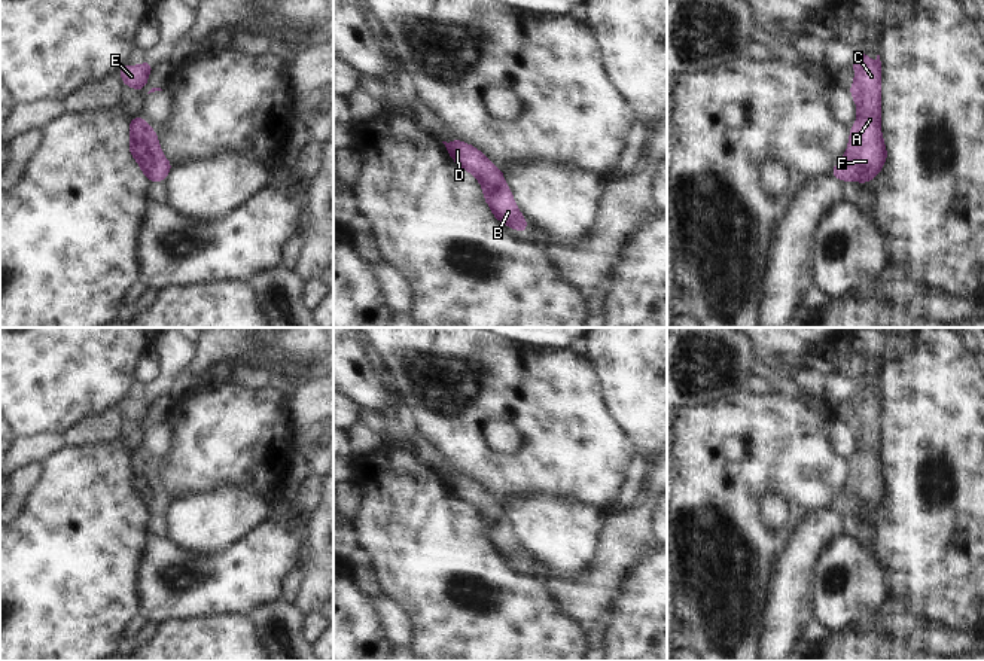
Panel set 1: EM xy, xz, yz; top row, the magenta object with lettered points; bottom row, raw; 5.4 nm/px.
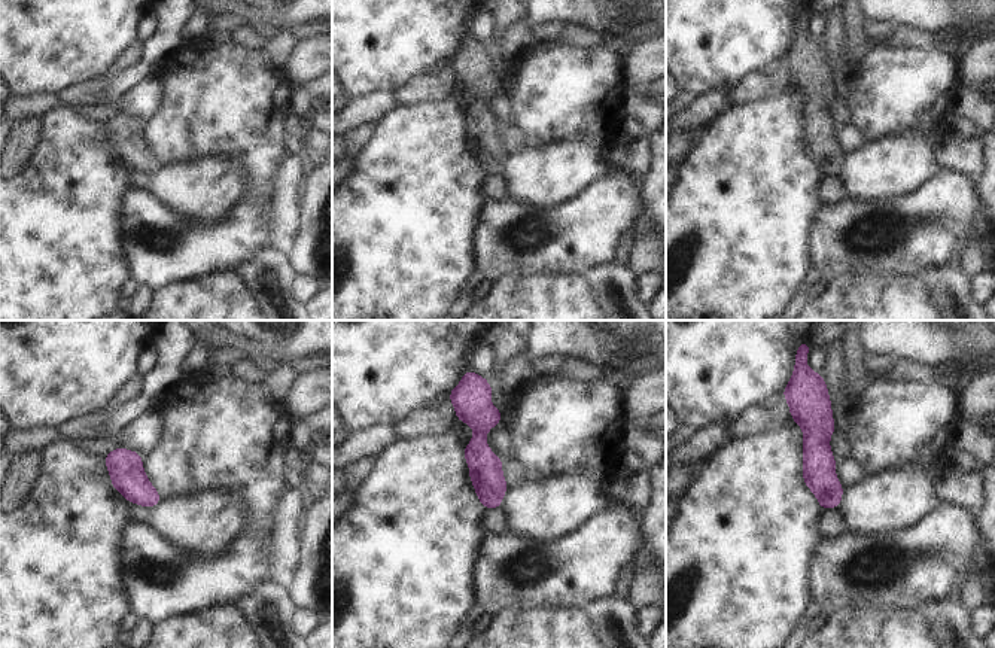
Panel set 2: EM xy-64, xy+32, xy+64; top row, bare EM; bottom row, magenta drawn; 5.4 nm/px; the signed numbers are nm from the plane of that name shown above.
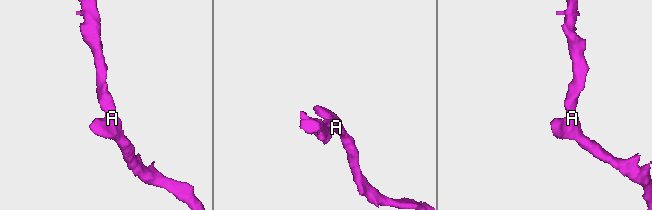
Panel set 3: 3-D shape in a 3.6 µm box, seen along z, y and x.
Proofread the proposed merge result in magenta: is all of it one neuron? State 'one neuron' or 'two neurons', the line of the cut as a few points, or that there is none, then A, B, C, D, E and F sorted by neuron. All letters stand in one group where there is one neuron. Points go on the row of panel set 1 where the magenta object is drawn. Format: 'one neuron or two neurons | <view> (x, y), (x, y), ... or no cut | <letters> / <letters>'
one neuron | no cut | A B C D E F

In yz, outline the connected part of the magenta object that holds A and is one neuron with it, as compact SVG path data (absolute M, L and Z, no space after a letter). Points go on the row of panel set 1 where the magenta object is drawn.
M857 52L852 63L854 82L849 88L857 118L850 128L846 155L832 168L831 176L841 182L868 183L875 179L887 161L881 134L881 61L872 63L865 52Z

